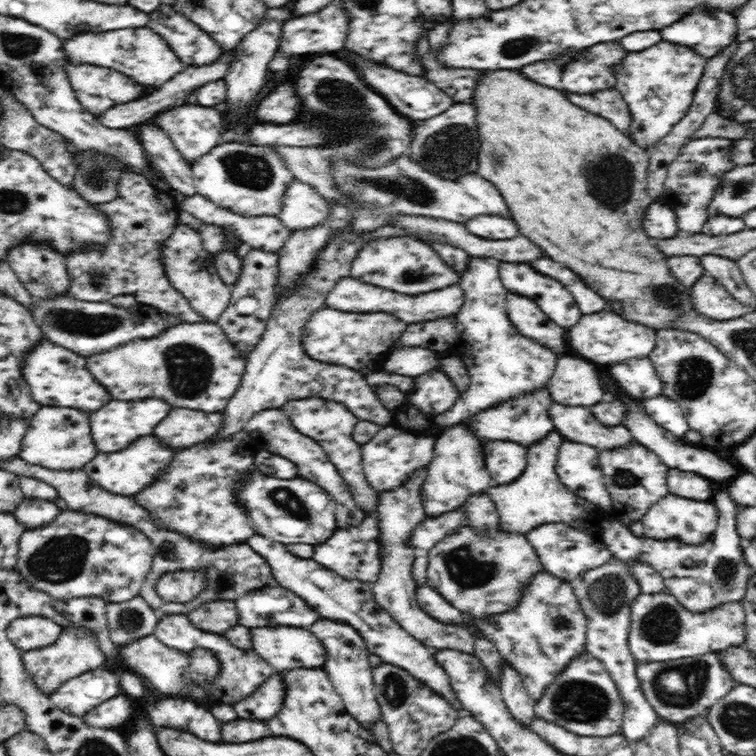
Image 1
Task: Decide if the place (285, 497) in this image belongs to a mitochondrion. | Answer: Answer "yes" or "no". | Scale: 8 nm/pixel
yes

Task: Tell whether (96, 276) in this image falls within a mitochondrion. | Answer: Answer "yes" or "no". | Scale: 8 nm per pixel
yes

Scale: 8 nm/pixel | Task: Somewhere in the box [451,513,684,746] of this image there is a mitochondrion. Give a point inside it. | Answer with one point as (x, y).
(579, 701)

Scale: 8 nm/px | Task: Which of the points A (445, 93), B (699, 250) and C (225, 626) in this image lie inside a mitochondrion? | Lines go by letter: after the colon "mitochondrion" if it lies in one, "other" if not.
A: other
B: other
C: other

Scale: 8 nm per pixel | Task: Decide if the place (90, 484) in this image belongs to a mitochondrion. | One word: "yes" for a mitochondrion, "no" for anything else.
no

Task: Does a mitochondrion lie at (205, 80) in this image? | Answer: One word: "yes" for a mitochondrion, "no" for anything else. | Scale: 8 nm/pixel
no

